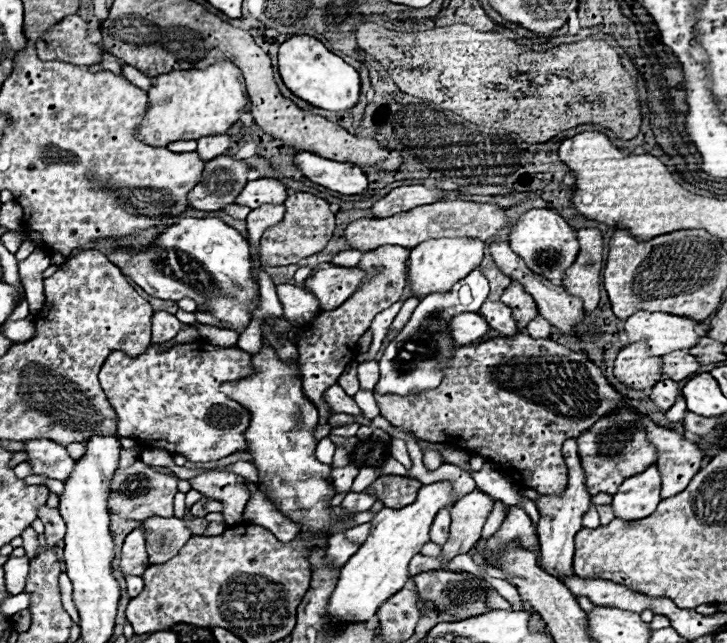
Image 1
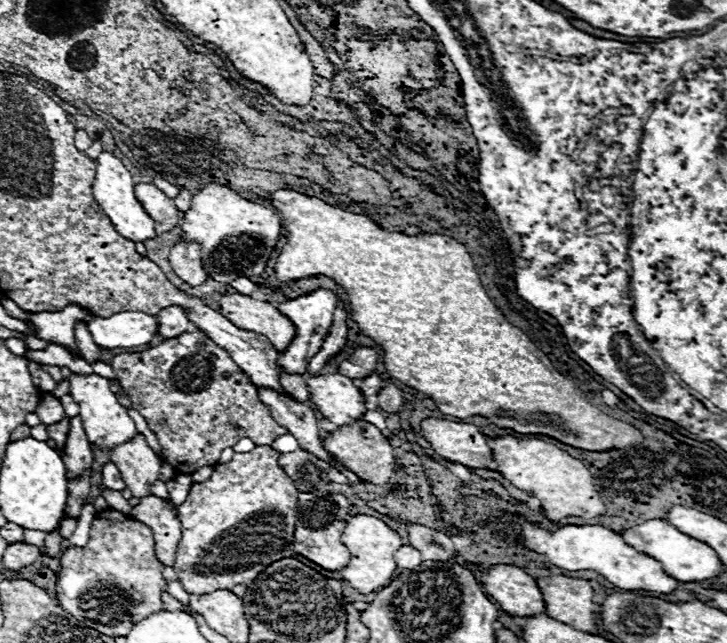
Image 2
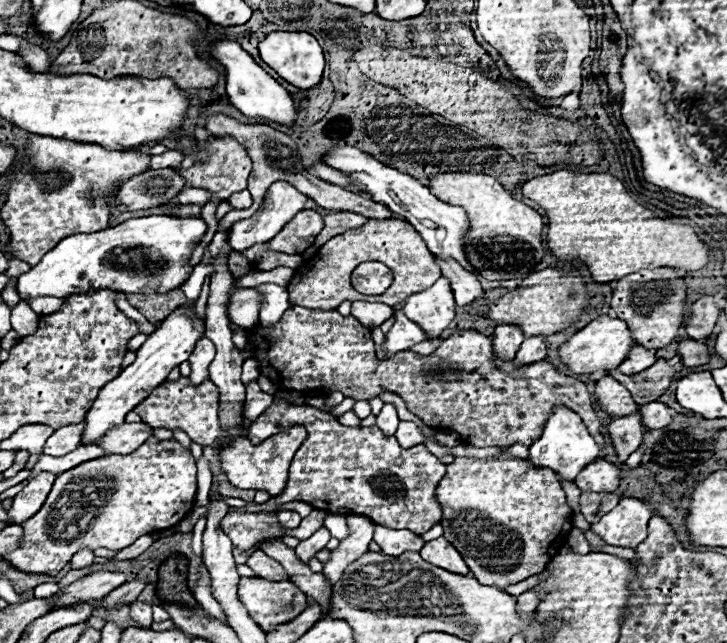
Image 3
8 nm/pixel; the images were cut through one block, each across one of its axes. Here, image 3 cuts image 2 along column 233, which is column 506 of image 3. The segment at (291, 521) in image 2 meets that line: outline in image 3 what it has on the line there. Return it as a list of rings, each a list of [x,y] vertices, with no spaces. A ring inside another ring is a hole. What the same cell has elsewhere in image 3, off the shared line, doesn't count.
[[[456,458],[446,466],[446,476],[438,482],[436,496],[444,512],[440,522],[444,526],[444,538],[458,548],[482,584],[506,588],[542,572],[572,530],[572,510],[566,504],[566,494],[558,476],[548,468],[530,468],[530,464],[522,464],[522,458]]]

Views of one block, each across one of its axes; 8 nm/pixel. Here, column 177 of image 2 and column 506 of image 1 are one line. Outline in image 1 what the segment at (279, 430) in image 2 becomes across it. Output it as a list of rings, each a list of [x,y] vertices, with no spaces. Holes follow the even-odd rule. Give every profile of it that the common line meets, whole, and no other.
[[[526,332],[522,334],[514,334],[514,336],[500,336],[500,338],[492,338],[492,340],[486,340],[482,344],[472,344],[472,346],[460,346],[458,352],[454,354],[454,358],[450,358],[450,366],[442,364],[444,368],[444,380],[438,388],[430,390],[430,392],[420,392],[418,396],[394,396],[394,406],[382,406],[382,416],[392,424],[392,426],[398,426],[398,428],[408,428],[416,434],[416,438],[420,440],[428,440],[428,442],[450,442],[452,446],[460,446],[460,448],[466,448],[466,450],[476,450],[476,454],[484,456],[486,460],[490,460],[488,456],[494,458],[494,462],[500,464],[500,468],[504,472],[508,472],[510,476],[514,476],[516,484],[520,486],[526,486],[526,488],[534,488],[536,492],[540,494],[562,494],[566,490],[566,484],[568,484],[568,470],[566,470],[566,464],[564,464],[564,458],[560,454],[560,448],[562,448],[562,442],[566,438],[574,438],[574,436],[580,436],[582,432],[586,432],[586,428],[590,428],[590,424],[594,424],[594,420],[598,420],[598,416],[604,416],[606,412],[614,410],[616,406],[624,404],[620,394],[606,382],[606,378],[602,376],[600,368],[584,358],[580,352],[572,352],[560,344],[556,344],[554,340],[550,338],[530,338]]]

